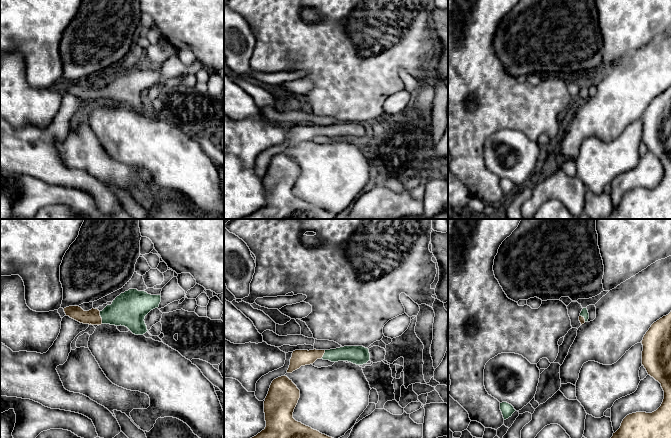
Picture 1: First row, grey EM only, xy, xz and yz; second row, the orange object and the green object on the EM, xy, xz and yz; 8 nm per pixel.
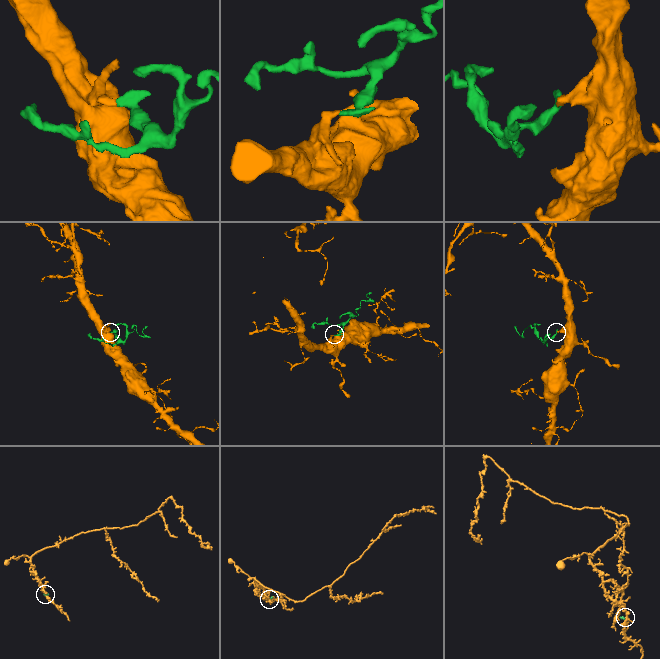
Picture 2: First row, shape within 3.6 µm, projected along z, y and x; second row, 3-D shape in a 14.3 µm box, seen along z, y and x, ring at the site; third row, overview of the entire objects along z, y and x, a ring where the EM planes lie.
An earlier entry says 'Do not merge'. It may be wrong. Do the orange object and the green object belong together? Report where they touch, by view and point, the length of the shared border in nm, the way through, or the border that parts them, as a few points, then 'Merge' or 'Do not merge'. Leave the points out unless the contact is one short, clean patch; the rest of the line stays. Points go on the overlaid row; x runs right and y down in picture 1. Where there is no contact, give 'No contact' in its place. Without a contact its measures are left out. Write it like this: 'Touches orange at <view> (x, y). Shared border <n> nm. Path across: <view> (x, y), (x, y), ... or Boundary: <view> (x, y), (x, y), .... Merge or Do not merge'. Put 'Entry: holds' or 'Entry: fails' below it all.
Touches orange at xy (100, 317). Shared border 110 nm. Path across: xy (92, 317), (100, 317), (129, 309). Merge
Entry: fails

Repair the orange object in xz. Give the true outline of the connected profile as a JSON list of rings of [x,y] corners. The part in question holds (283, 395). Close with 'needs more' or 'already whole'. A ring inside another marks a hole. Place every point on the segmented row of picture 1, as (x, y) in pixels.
[[[287,376],[274,379],[264,401],[266,427],[252,438],[332,438],[293,418],[300,390]]] | already whole

